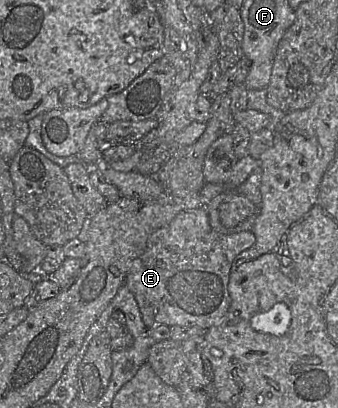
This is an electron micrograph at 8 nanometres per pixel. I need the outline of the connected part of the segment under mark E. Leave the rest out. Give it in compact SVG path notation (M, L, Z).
M205 207L187 210L178 214L167 226L154 231L148 238L144 253L136 258L129 268L125 285L134 295L145 326L158 325L199 327L207 330L218 324L230 306L228 282L234 260L255 243L252 231L222 234L215 231L209 222Z

